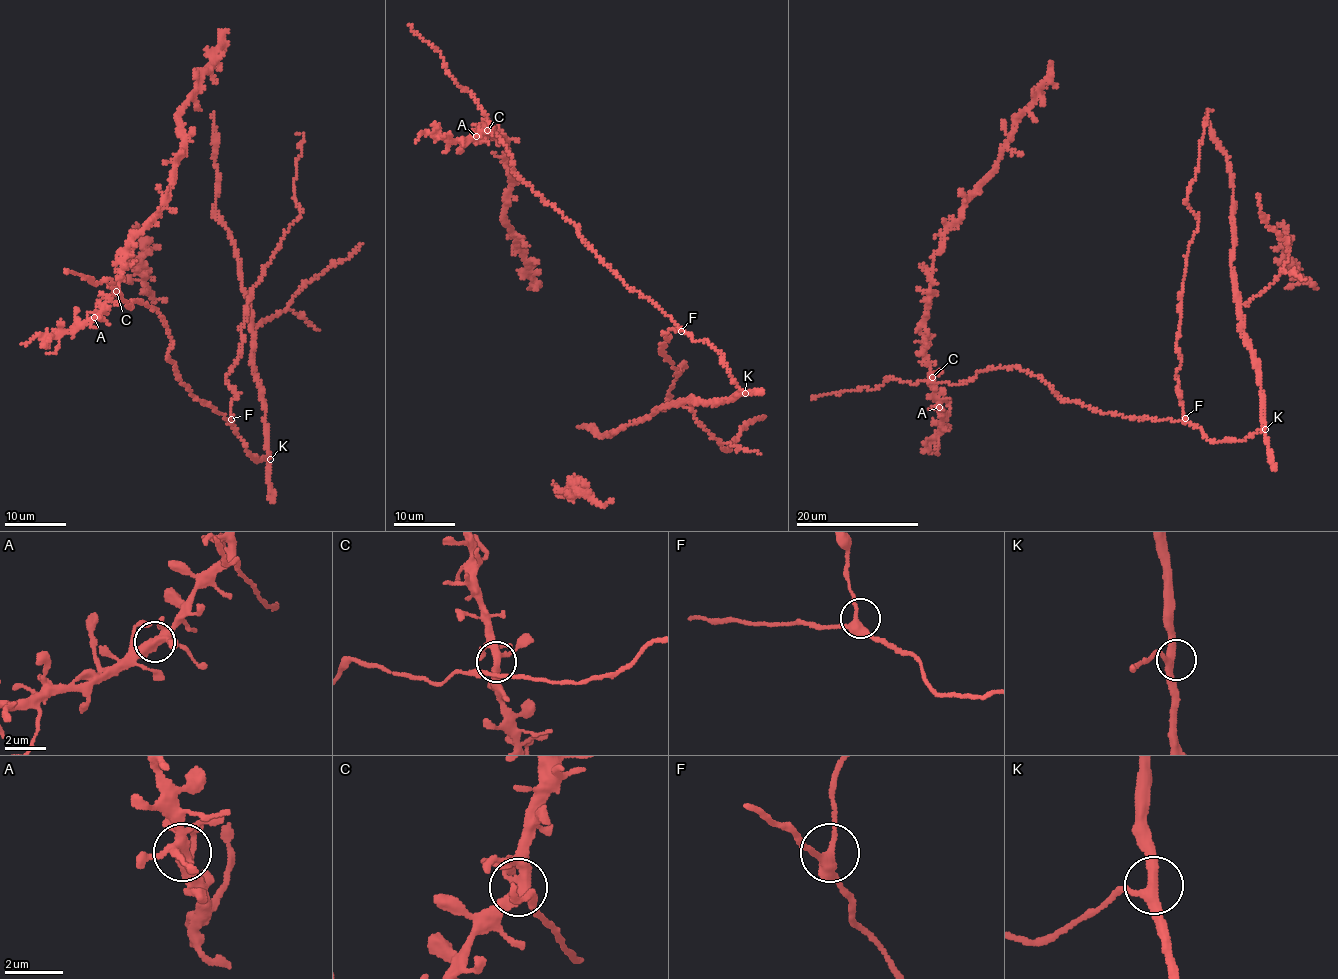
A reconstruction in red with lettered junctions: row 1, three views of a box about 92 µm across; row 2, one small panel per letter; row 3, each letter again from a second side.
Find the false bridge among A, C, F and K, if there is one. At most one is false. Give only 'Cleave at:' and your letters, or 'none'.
Cleave at: none

